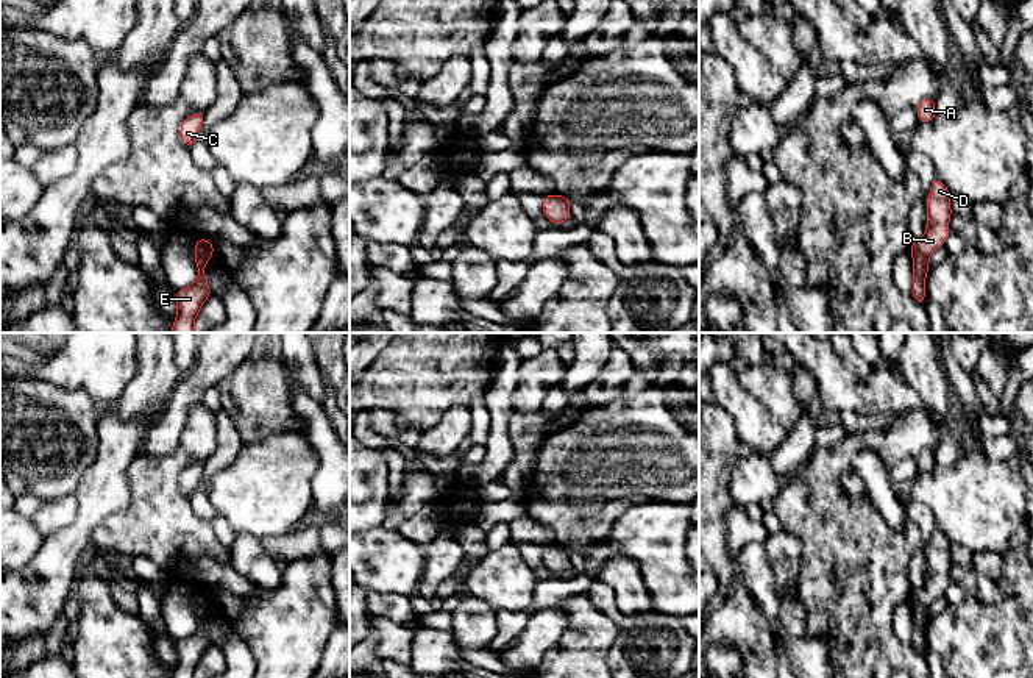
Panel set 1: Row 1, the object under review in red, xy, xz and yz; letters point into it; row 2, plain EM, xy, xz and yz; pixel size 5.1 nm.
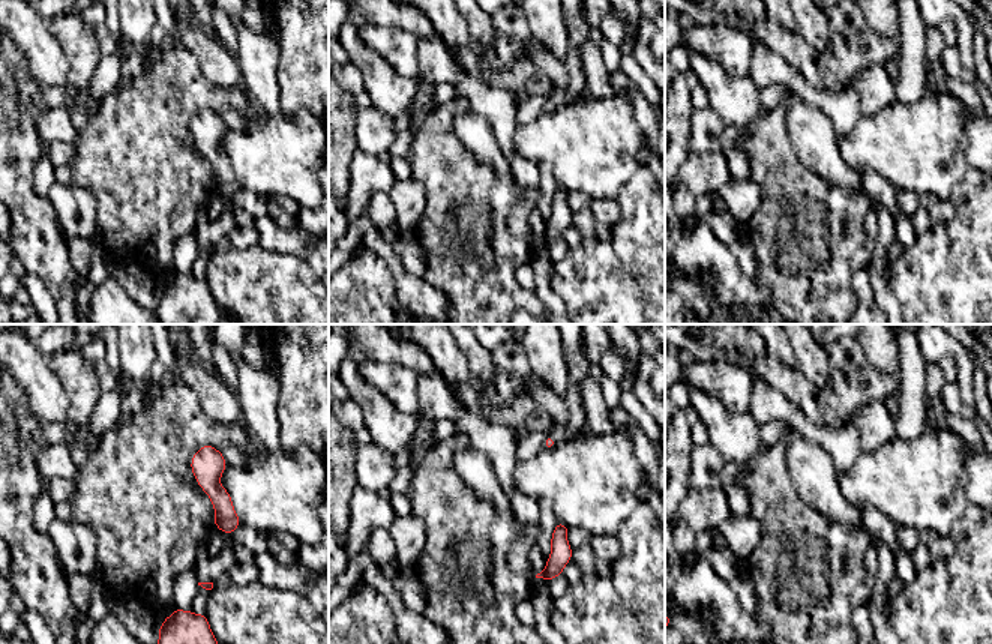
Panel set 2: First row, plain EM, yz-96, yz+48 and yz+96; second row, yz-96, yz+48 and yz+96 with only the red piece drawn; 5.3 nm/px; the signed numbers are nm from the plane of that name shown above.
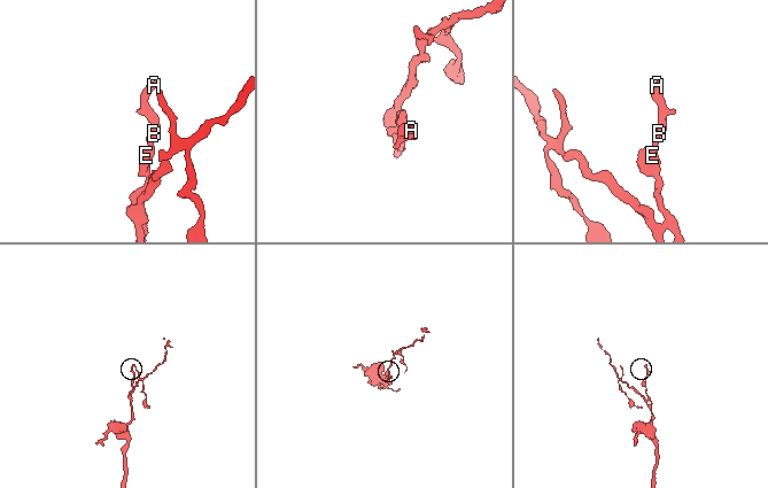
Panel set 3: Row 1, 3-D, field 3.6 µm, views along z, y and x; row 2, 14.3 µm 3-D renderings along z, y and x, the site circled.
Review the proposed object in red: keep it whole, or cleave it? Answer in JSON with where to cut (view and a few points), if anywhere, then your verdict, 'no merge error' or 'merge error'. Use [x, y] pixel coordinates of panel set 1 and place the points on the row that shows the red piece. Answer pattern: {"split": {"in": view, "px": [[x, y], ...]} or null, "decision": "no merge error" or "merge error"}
{"split": null, "decision": "no merge error"}

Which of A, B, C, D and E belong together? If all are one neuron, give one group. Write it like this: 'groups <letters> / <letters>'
groups A B C D E

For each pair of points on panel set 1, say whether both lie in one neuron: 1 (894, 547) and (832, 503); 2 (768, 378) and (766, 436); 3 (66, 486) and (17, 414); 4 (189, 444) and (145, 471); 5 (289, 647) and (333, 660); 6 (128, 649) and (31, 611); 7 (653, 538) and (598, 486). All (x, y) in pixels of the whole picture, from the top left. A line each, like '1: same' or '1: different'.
1: same
2: different
3: same
4: same
5: different
6: different
7: different

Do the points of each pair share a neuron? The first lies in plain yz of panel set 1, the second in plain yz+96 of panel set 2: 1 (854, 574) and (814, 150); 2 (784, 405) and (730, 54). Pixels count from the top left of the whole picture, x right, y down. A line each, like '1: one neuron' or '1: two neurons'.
1: two neurons
2: one neuron

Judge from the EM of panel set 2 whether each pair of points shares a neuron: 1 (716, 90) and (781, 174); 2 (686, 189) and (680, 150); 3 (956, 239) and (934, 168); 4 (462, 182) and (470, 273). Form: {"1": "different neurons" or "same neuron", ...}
{"1": "different neurons", "2": "different neurons", "3": "different neurons", "4": "same neuron"}

